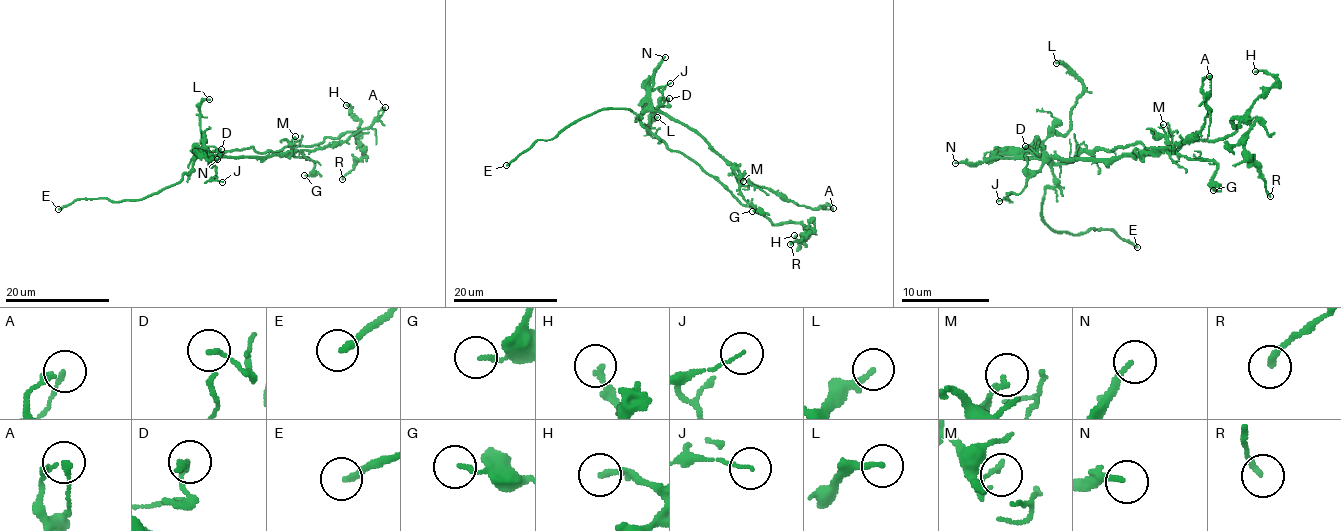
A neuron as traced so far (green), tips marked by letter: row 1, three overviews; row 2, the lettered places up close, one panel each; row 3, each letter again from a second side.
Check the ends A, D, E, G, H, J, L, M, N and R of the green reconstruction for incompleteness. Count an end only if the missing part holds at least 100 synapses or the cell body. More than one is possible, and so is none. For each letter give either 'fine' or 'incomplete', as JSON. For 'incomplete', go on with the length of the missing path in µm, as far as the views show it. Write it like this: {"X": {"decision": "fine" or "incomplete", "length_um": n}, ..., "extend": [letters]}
{"A": {"decision": "fine"}, "D": {"decision": "fine"}, "E": {"decision": "incomplete", "length_um": 20}, "G": {"decision": "fine"}, "H": {"decision": "fine"}, "J": {"decision": "fine"}, "L": {"decision": "fine"}, "M": {"decision": "fine"}, "N": {"decision": "fine"}, "R": {"decision": "fine"}, "extend": ["E"]}

